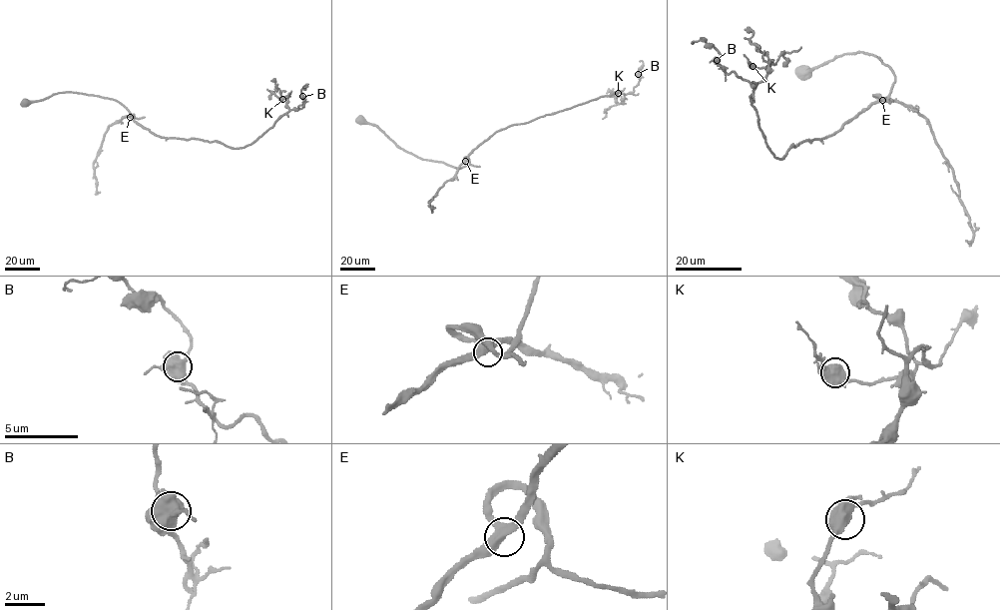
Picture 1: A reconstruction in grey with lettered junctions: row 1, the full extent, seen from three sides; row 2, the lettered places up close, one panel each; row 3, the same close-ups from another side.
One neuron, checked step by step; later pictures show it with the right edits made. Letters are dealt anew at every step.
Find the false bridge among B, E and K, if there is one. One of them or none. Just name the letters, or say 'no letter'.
no letter

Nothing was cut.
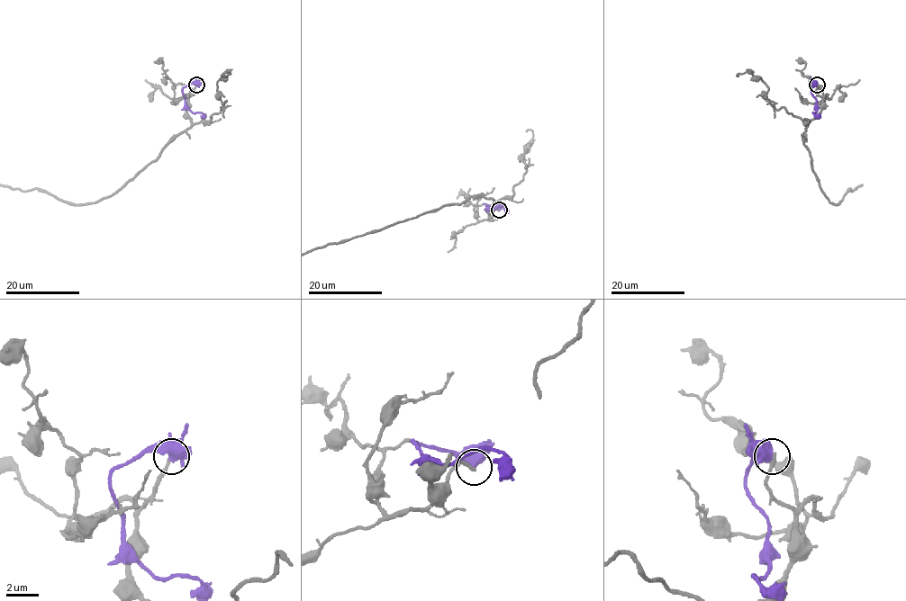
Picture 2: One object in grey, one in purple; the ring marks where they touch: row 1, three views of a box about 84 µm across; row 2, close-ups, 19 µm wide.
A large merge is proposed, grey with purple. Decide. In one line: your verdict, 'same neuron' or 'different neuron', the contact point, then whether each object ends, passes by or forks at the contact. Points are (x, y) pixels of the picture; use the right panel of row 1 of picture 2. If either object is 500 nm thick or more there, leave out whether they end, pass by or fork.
different neuron | (817, 85)

